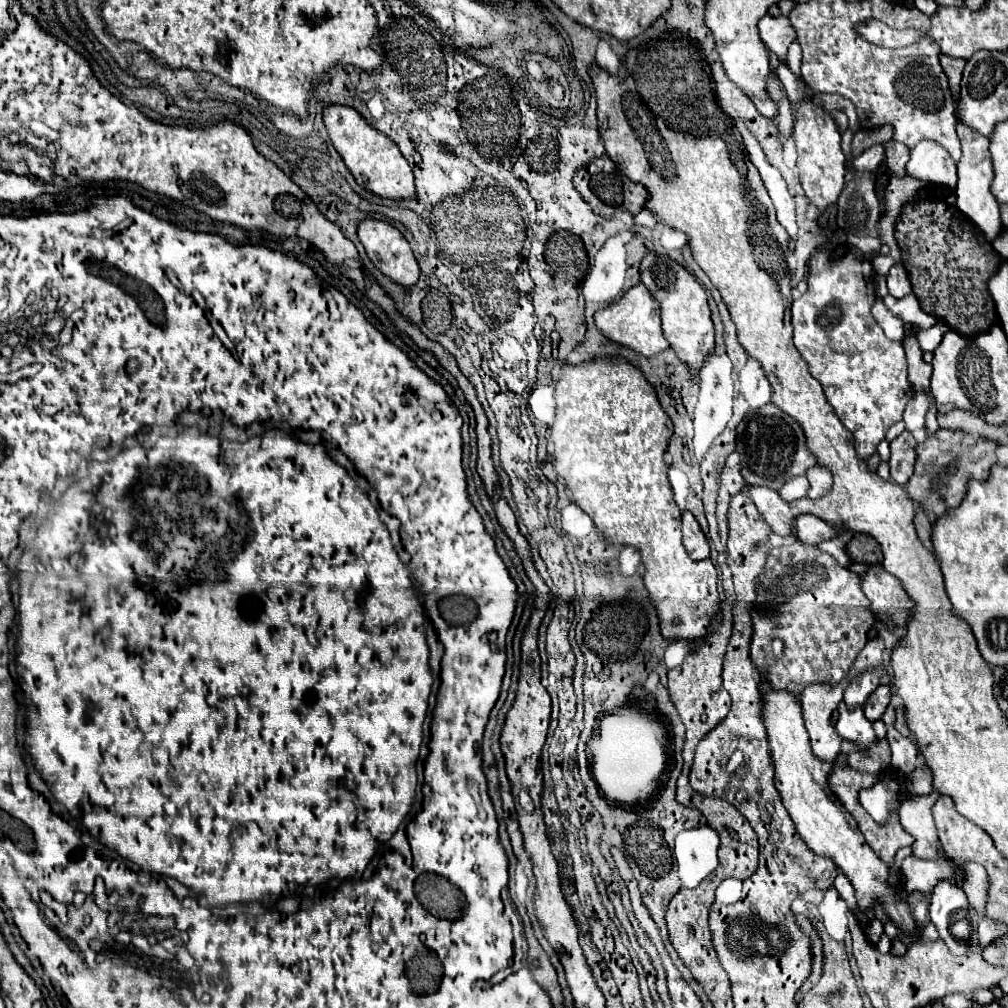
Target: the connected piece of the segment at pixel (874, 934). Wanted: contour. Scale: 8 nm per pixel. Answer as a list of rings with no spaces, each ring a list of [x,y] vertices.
[[[874,919],[866,929],[866,934],[873,945],[876,945],[883,932],[883,924],[878,919]]]

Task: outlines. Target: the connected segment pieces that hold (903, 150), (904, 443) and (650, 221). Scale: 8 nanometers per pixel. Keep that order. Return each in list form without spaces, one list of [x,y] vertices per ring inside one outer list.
[[[887,143],[885,145],[885,163],[895,175],[905,175],[905,165],[909,159],[909,147],[903,143]]]
[[[903,431],[893,443],[891,443],[891,479],[897,485],[905,485],[909,477],[913,475],[915,465],[915,445],[913,435],[909,431]]]
[[[643,209],[643,211],[635,217],[635,223],[637,223],[637,225],[645,225],[645,227],[655,227],[659,221],[657,221],[657,217],[653,215],[651,209]]]

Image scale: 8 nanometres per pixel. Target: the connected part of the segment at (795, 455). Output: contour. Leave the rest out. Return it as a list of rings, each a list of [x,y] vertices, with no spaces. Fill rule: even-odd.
[[[775,403],[749,413],[737,427],[737,453],[741,457],[743,479],[747,485],[763,485],[771,489],[781,489],[791,477],[805,475],[809,467],[817,463],[815,455],[807,451],[805,435],[799,423],[783,413]]]

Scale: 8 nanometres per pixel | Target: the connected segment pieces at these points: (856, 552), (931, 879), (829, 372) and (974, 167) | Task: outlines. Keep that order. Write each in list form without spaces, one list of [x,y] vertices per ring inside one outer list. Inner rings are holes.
[[[855,533],[853,539],[847,543],[847,553],[855,563],[881,563],[883,561],[883,553],[879,543],[867,535],[867,533]]]
[[[907,857],[901,863],[901,875],[903,875],[903,887],[907,893],[921,891],[931,893],[935,883],[949,879],[951,883],[957,883],[953,863],[945,857],[939,857],[937,861],[921,861],[917,857]]]
[[[817,251],[809,261],[809,287],[799,299],[793,301],[791,307],[795,347],[799,349],[801,357],[809,363],[811,375],[823,385],[825,397],[833,407],[835,415],[853,433],[855,451],[863,461],[867,461],[877,451],[877,445],[885,439],[887,429],[893,423],[901,421],[903,409],[915,393],[907,379],[907,359],[903,343],[887,339],[883,335],[883,329],[879,327],[879,323],[875,323],[871,315],[871,305],[877,299],[873,289],[873,275],[875,271],[871,261],[861,261],[855,255],[831,259],[829,253]]]
[[[957,123],[957,135],[963,145],[963,157],[957,163],[957,171],[959,171],[959,181],[955,187],[957,207],[981,227],[987,239],[993,241],[1001,231],[1001,219],[999,219],[999,205],[991,195],[993,167],[991,167],[991,153],[989,153],[989,137],[971,131],[971,127],[967,127],[965,123]]]

